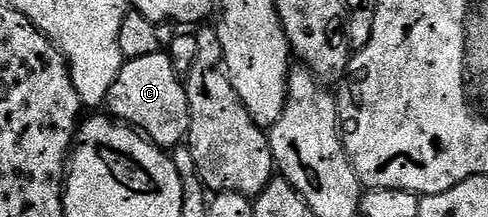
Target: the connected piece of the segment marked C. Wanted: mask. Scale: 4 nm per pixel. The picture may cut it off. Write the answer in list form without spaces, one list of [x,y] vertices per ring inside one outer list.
[[[152,53],[152,57],[136,57],[123,62],[112,89],[108,89],[104,107],[113,118],[142,132],[157,147],[173,149],[189,136],[190,106],[183,76],[178,76],[169,54]]]

